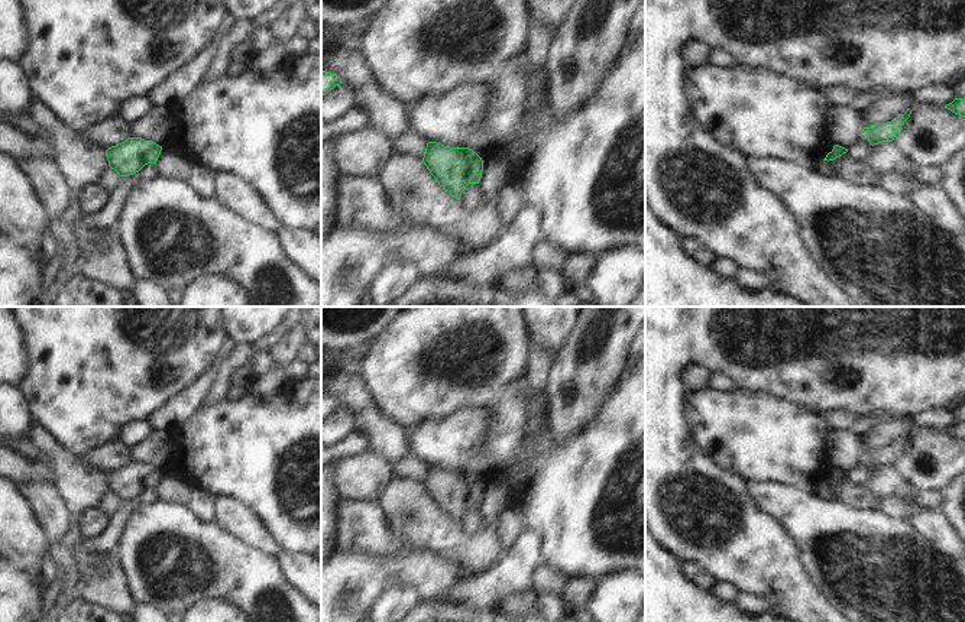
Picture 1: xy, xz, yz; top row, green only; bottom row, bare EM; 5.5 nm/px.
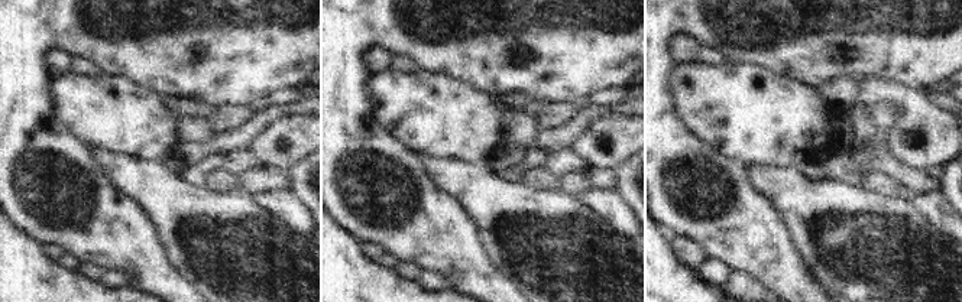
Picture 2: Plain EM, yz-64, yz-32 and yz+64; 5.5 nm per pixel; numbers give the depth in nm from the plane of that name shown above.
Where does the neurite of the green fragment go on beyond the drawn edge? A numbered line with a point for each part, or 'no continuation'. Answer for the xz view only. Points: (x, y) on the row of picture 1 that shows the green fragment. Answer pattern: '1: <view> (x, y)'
no continuation

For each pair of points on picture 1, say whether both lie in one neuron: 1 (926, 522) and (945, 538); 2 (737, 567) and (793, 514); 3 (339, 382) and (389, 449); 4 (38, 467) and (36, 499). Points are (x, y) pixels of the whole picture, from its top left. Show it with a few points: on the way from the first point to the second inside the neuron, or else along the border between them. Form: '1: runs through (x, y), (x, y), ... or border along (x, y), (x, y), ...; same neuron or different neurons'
1: runs through (931, 524), (941, 534); same neuron
2: border along (755, 504), (783, 527), (800, 554); different neurons
3: runs through (355, 398), (365, 415), (382, 433); same neuron
4: border along (51, 480), (20, 482), (16, 485); different neurons

